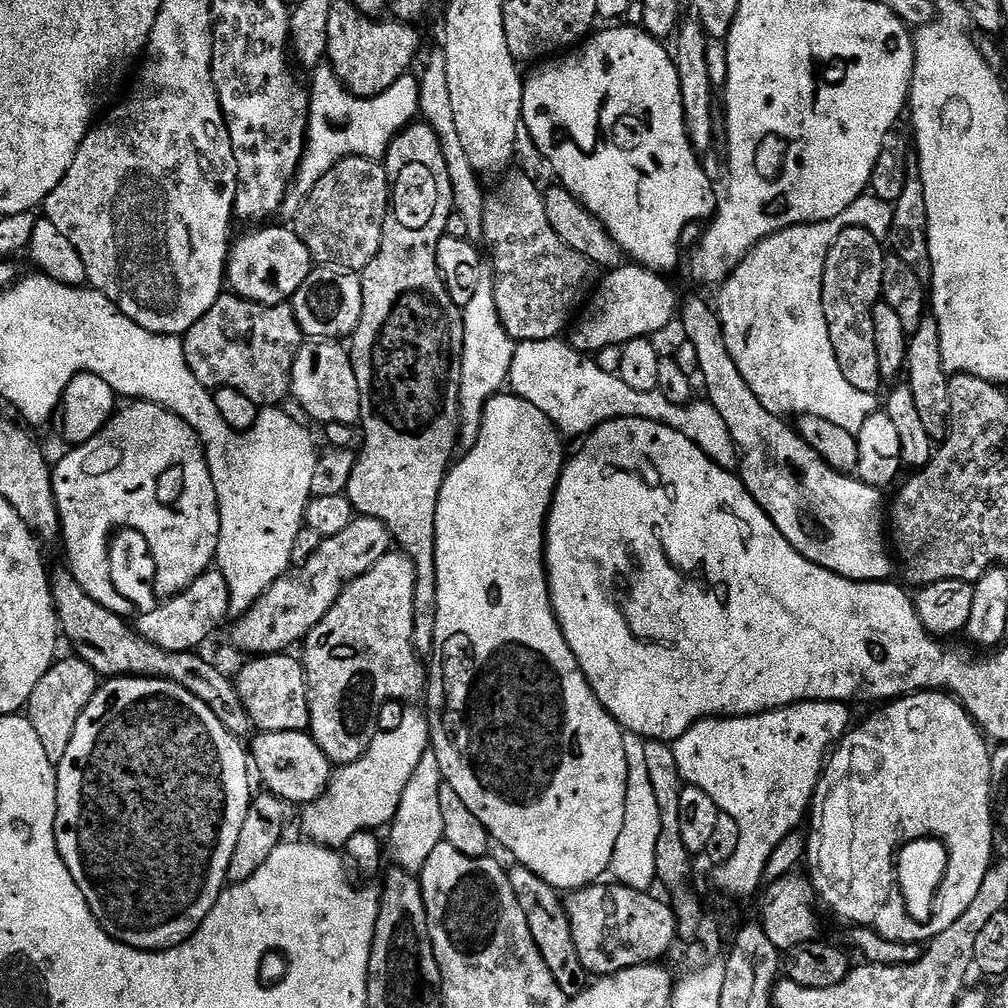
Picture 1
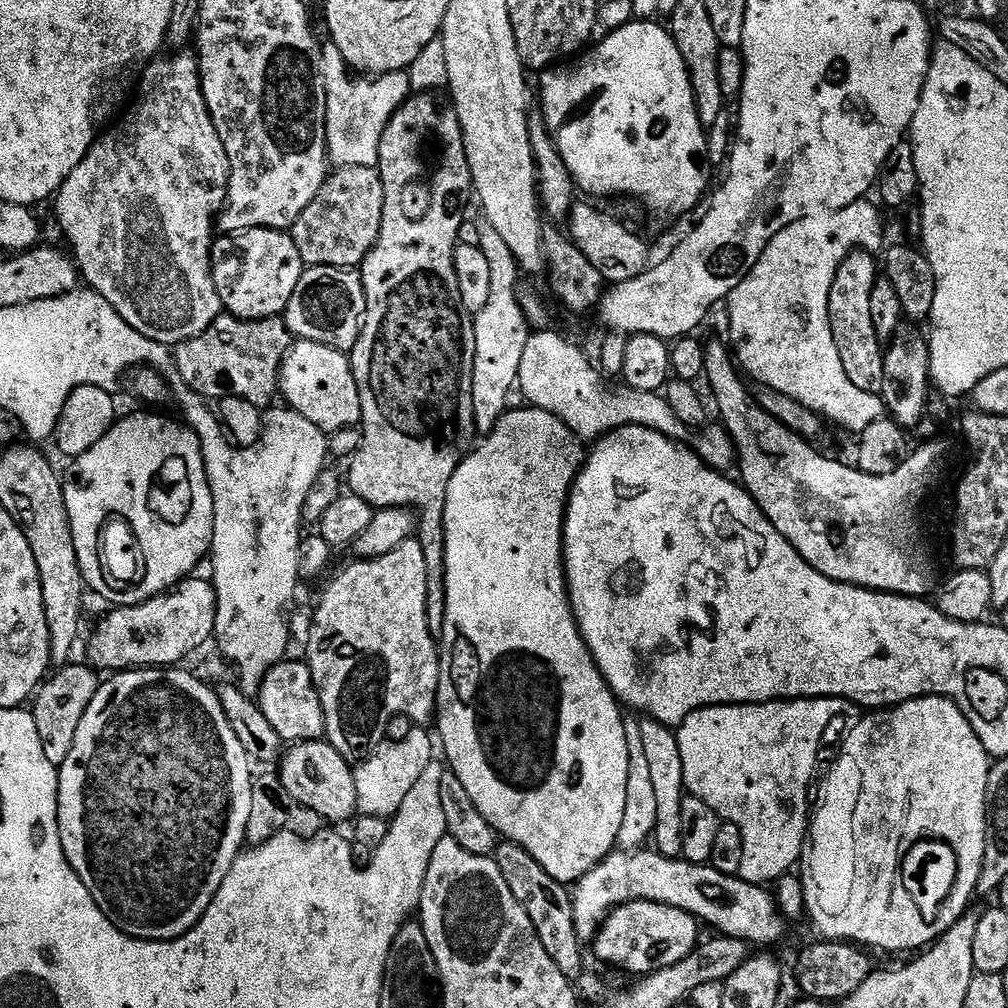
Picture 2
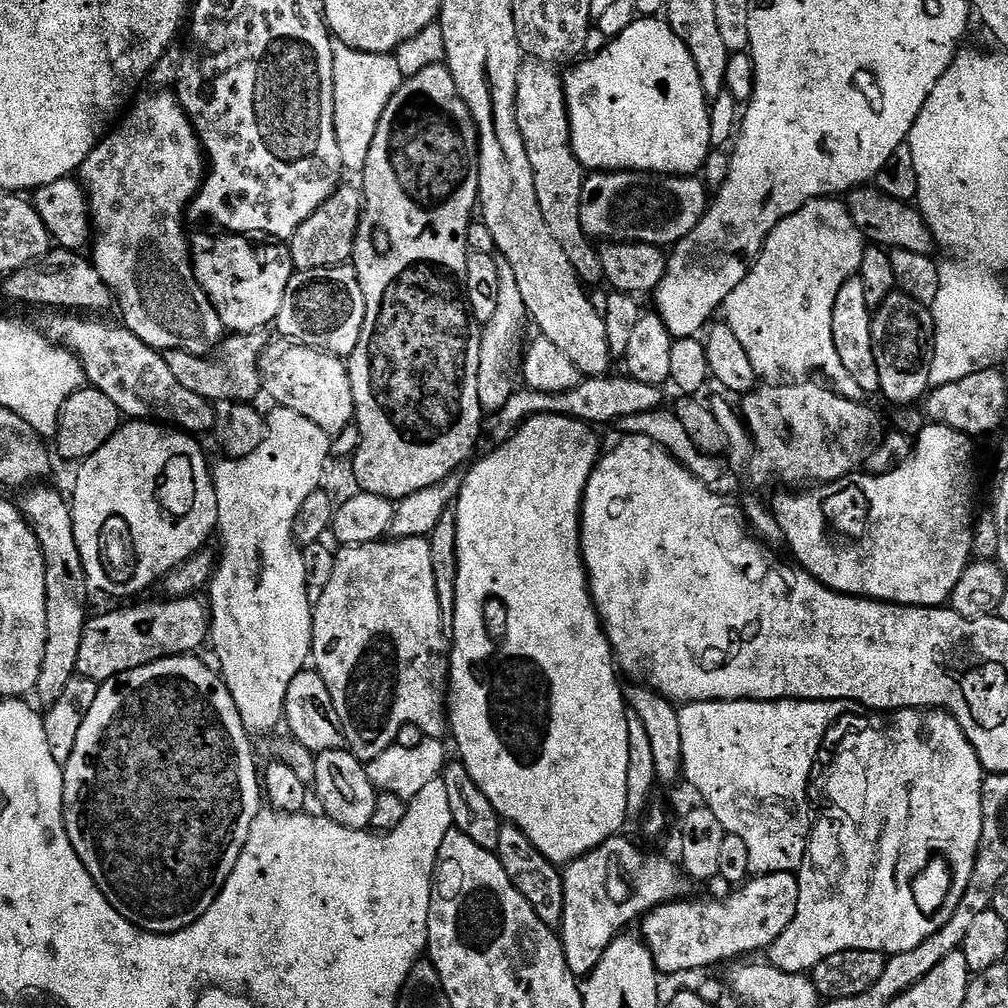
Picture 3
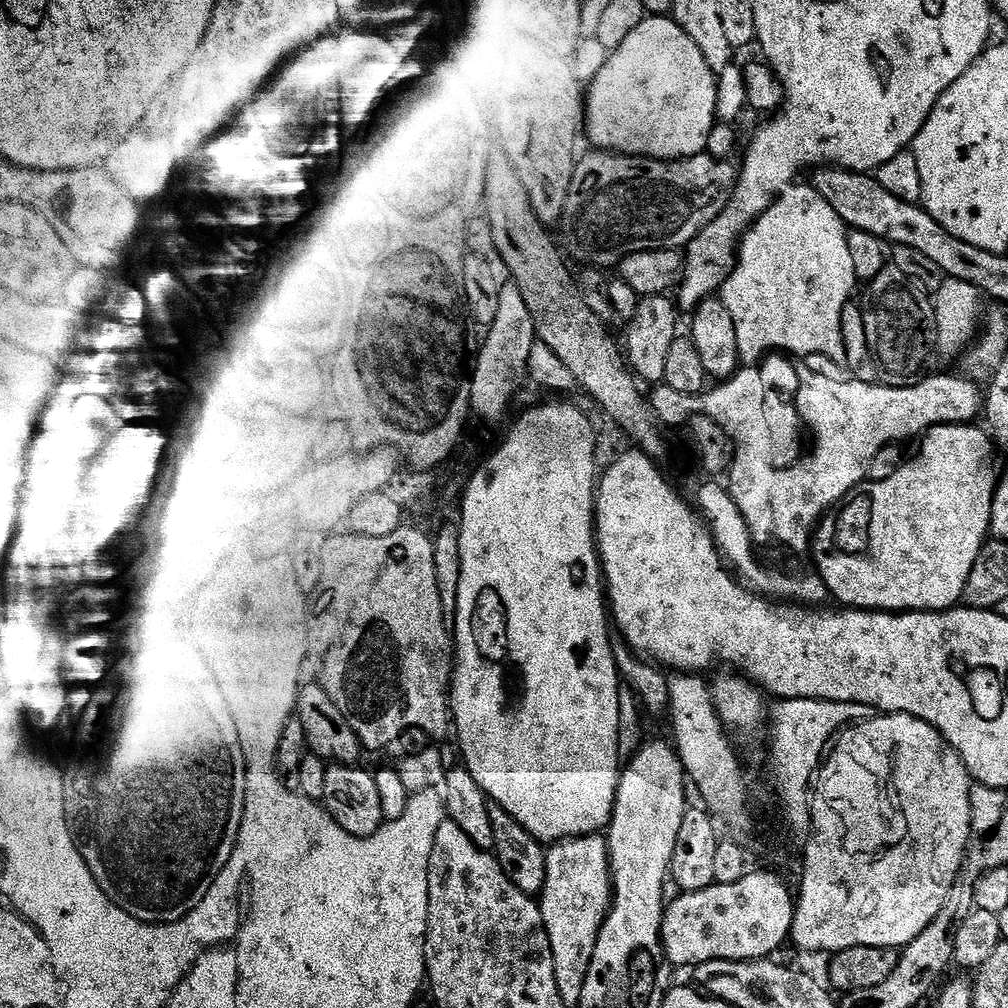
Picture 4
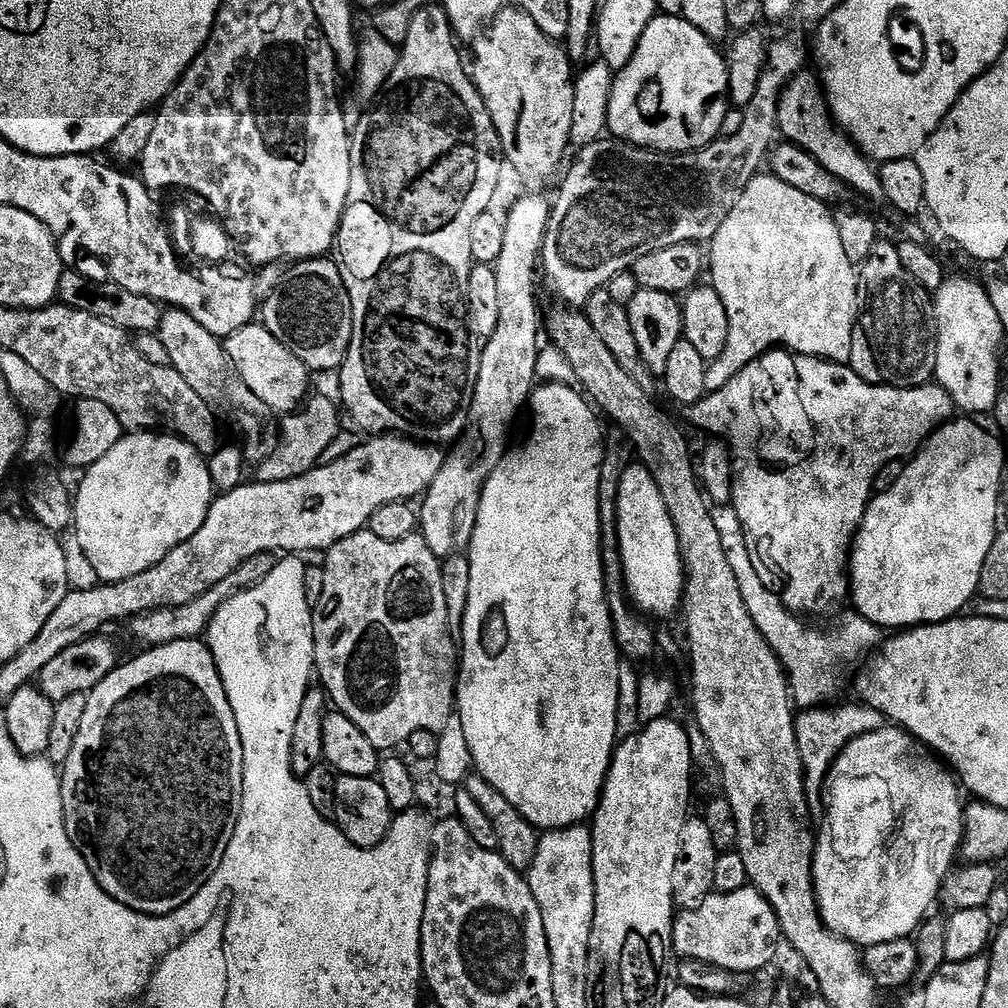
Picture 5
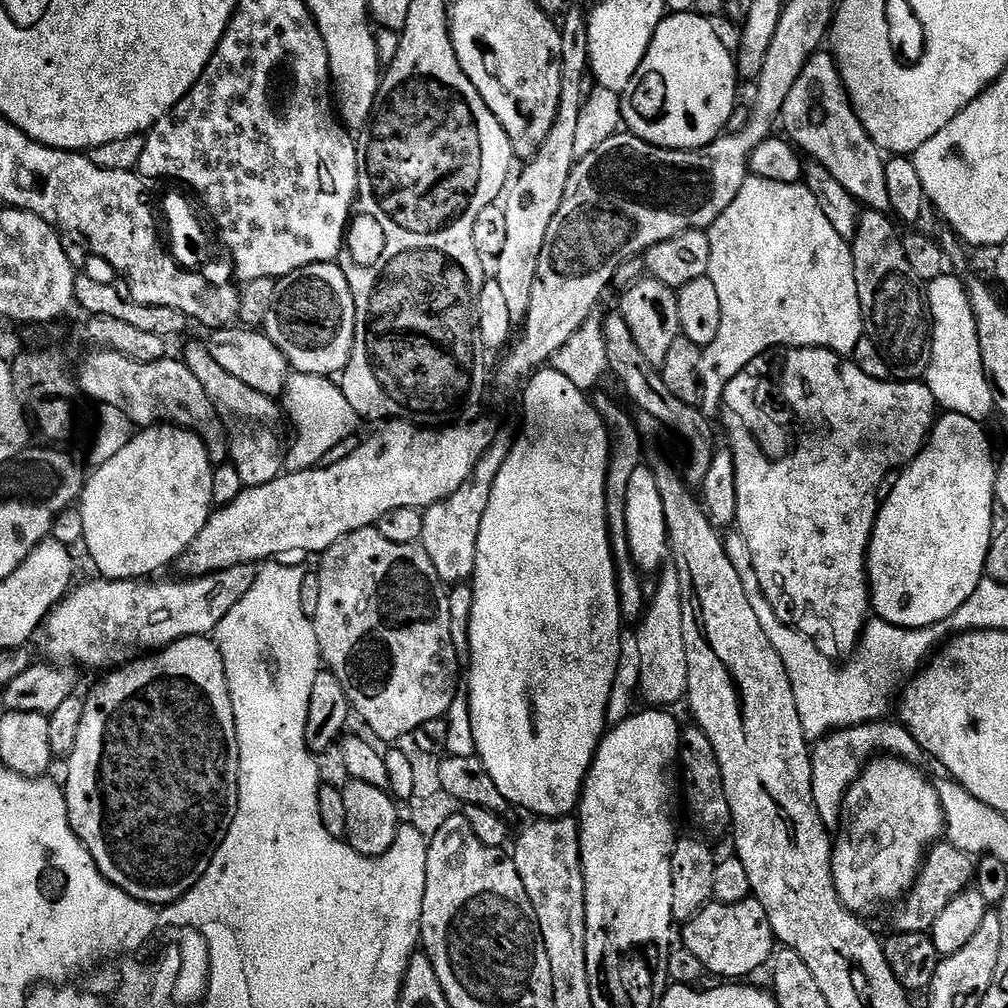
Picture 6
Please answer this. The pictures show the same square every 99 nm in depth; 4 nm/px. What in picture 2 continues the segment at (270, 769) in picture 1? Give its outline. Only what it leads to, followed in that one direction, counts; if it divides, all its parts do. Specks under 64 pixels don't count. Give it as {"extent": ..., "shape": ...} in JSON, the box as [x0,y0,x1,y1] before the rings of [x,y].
{"extent":[278,740,359,821],"shape":[[[307,740],[305,744],[292,744],[283,753],[278,764],[278,775],[282,786],[297,805],[313,808],[324,820],[351,821],[357,815],[359,802],[355,784],[355,771],[334,746],[324,740]]]}

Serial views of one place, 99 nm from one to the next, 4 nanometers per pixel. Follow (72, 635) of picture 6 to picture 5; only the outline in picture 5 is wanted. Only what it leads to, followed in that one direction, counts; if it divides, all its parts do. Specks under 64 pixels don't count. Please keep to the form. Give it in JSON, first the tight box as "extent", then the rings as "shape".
{"extent":[131,549,281,646],"shape":[[[275,549],[259,552],[240,564],[226,578],[222,578],[222,582],[218,582],[210,590],[206,590],[201,596],[194,598],[190,602],[179,604],[176,608],[157,608],[154,612],[145,612],[144,615],[135,617],[131,621],[132,632],[138,639],[145,640],[145,645],[148,646],[203,637],[208,631],[208,624],[212,621],[218,609],[230,597],[236,596],[245,588],[252,588],[263,578],[272,575],[272,572],[280,566],[281,559],[281,555]]]}

